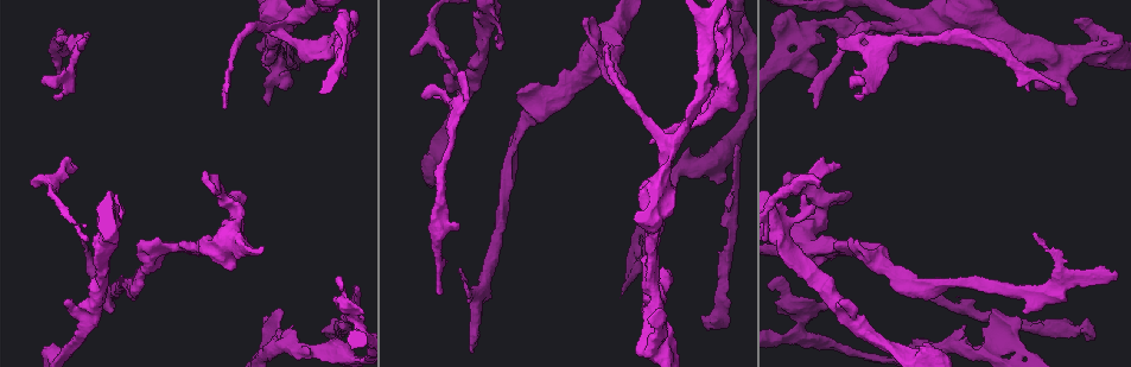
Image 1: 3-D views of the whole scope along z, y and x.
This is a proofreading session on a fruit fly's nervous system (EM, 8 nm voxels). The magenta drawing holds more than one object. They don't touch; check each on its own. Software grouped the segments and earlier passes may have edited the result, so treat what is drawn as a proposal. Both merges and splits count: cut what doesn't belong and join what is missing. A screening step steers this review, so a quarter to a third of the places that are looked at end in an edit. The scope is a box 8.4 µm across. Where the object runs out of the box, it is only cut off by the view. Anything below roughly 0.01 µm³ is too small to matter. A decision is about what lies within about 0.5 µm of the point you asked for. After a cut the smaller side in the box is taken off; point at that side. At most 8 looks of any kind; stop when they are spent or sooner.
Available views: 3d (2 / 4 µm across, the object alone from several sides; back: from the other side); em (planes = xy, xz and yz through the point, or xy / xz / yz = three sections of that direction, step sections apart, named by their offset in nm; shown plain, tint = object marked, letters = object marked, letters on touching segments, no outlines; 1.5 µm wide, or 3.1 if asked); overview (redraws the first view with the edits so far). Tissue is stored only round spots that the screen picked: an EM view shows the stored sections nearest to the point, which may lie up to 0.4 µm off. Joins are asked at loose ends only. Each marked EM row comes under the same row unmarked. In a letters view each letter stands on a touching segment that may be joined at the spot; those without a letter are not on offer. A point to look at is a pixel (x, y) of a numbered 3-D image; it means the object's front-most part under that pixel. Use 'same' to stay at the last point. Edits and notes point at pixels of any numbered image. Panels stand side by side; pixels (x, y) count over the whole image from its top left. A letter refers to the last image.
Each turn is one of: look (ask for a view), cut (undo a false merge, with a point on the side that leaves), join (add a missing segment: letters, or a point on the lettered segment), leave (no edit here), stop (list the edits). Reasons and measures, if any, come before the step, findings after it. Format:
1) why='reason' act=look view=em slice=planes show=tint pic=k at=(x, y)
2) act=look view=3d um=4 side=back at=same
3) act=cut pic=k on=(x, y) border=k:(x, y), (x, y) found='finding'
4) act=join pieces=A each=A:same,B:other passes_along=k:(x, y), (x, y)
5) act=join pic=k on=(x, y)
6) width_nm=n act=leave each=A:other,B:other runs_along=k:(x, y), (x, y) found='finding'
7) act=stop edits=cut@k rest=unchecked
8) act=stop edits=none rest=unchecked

why='branch stops here' act=look view=3d um=4 pic=1 at=(455, 74)

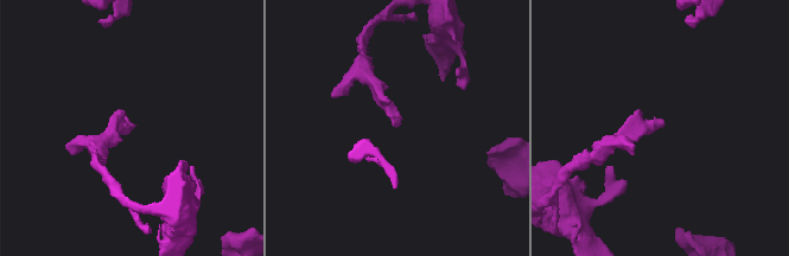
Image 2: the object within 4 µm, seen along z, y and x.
act=look view=em slice=xy step=4 show=tint pic=2 at=(393, 123)

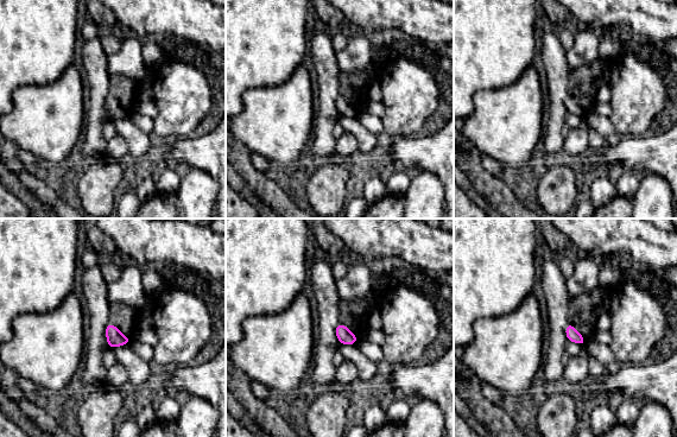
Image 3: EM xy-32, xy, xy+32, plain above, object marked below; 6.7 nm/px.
act=look view=em slice=planes show=letters at=same

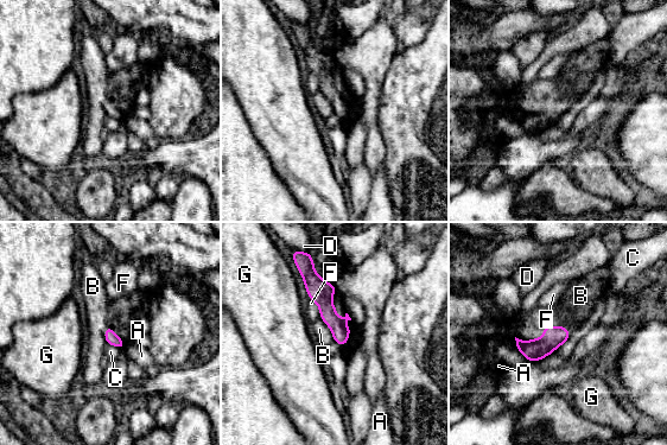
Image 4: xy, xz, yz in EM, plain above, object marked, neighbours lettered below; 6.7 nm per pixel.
longest_contact=C:180nm act=leave each=A:other,B:other,C:other,D:other,F:other,G:other runs_along=4:(310, 269), (342, 342) found='no lettered segment goes on from it'

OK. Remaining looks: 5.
why='calibre changes' act=look view=em slice=xy step=8 show=tint pic=1 at=(438, 255)

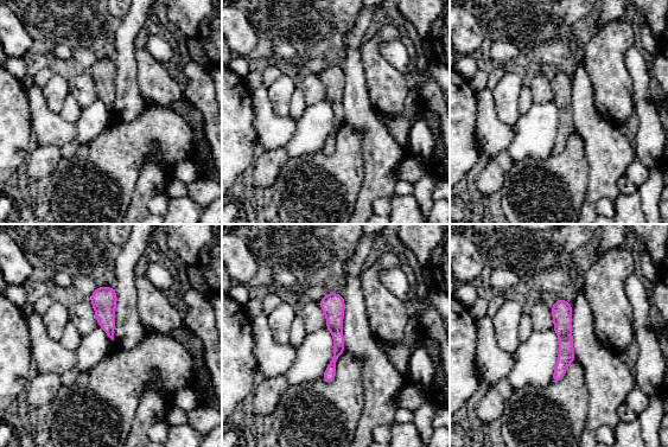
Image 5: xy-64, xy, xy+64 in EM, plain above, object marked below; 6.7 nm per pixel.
why='another direction' act=look view=em slice=planes show=tint at=same

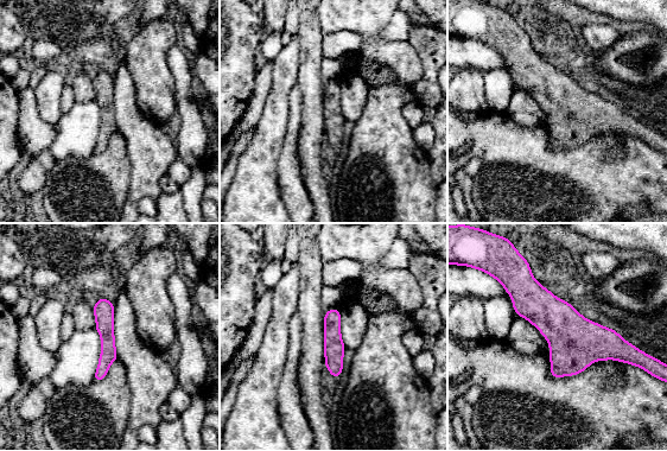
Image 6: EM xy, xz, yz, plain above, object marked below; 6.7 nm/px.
why='see the neighbours' act=look view=em slice=planes show=letters at=same

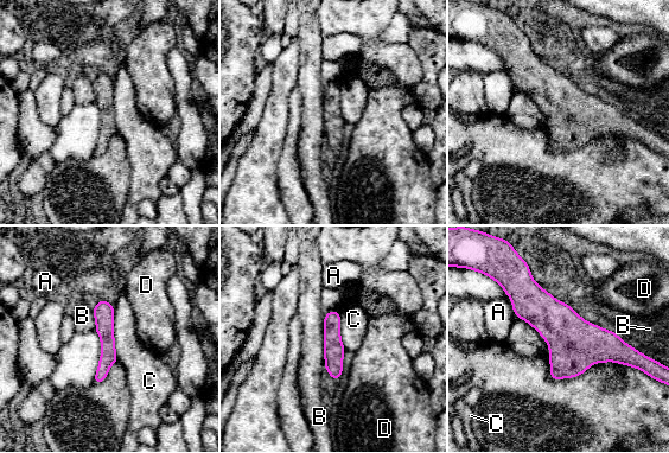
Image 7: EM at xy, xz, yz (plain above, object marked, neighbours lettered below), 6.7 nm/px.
act=leave each=A:other,B:other,C:other,D:other runs_along=7:(509, 292), (578, 344), (631, 352) found='one neuron here'

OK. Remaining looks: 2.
why='branch stops here' act=look view=em slice=planes show=letters pic=1 at=(344, 76)

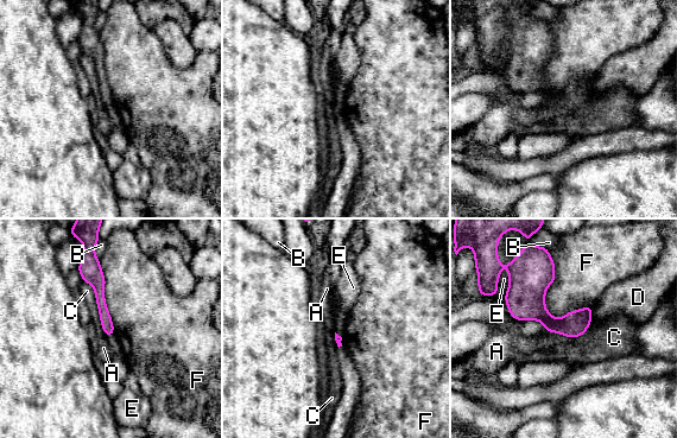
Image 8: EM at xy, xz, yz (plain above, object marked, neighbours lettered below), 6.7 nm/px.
act=leave each=A:other,B:other,C:other,D:other,E:other,F:other border=8:(83, 280), (94, 291), (107, 337) found='none of them fits'

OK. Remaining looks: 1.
act=stop edits=none rest=unchecked

